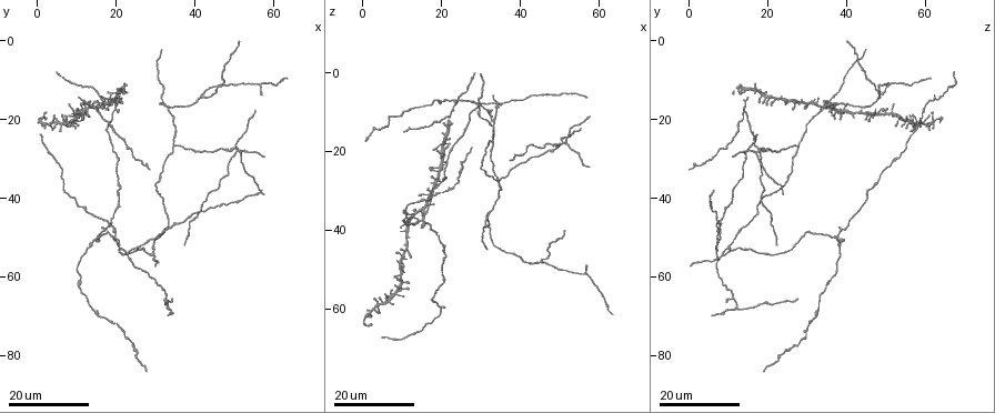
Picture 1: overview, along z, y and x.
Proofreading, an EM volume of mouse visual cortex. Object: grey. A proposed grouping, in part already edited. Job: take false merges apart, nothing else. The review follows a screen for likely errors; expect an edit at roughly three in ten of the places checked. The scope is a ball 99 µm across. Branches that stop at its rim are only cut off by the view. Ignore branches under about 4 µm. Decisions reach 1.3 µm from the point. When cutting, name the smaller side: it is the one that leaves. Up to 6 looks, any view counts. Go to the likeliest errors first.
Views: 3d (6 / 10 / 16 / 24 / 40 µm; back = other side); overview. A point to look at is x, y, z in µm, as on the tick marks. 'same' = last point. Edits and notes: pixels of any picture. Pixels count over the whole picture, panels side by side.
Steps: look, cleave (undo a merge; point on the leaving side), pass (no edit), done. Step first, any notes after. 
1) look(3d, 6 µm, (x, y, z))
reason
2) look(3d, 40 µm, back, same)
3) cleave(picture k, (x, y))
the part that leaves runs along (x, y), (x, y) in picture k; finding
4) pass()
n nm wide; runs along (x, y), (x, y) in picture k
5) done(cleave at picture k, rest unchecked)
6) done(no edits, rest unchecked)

look(3d, 16 µm, (29.5, 54.0, 9.0))
side arm on a straight run

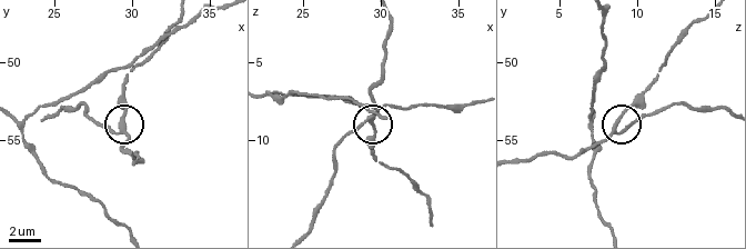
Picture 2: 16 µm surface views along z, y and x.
look(3d, 10 µm, (29.4, 53.8, 8.8))
closer look

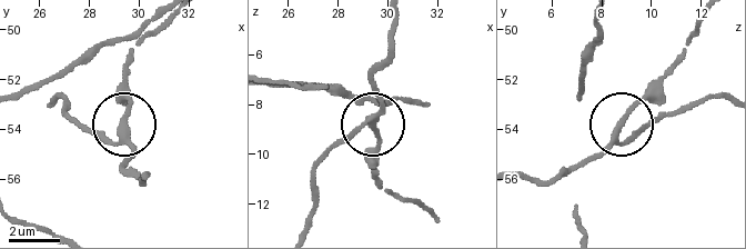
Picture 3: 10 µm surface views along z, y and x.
pass()
side arm 10 µm; runs along (50, 101), (106, 136), (122, 127), (124, 172) in picture 3; continuous, no second neuron

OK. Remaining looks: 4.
look(3d, 16 µm, (20.0, 13.5, 18.5))
four arms meet

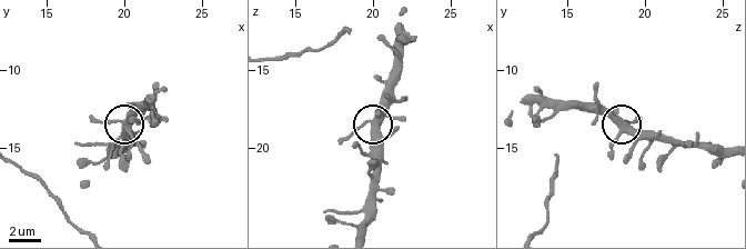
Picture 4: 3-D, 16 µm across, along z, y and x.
look(3d, 10 µm, (20.2, 13.8, 18.6))

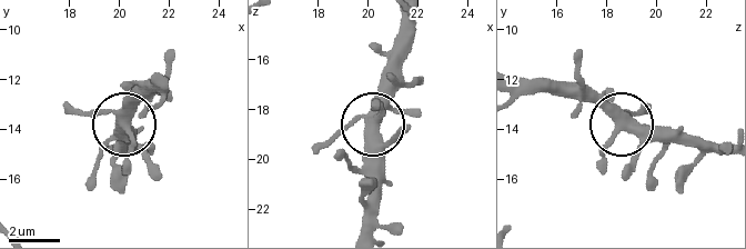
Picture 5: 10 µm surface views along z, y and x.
pass()
410 nm wide; continuous, no second neuron

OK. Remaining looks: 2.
look(3d, 16 µm, (15.0, 50.0, 38.0))
four arms meet

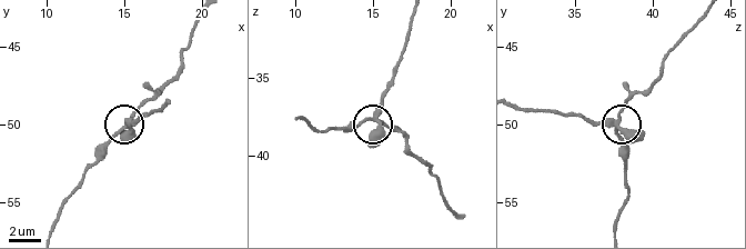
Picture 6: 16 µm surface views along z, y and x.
look(3d, 6 µm, (15.4, 49.8, 37.6))

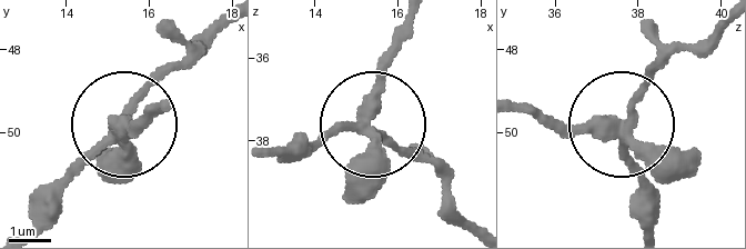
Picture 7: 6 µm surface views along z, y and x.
pass()
290 nm wide; runs along (164, 108), (111, 140), (51, 200) in picture 7; all the same neuron

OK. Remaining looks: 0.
done(no edits, rest unchecked)

